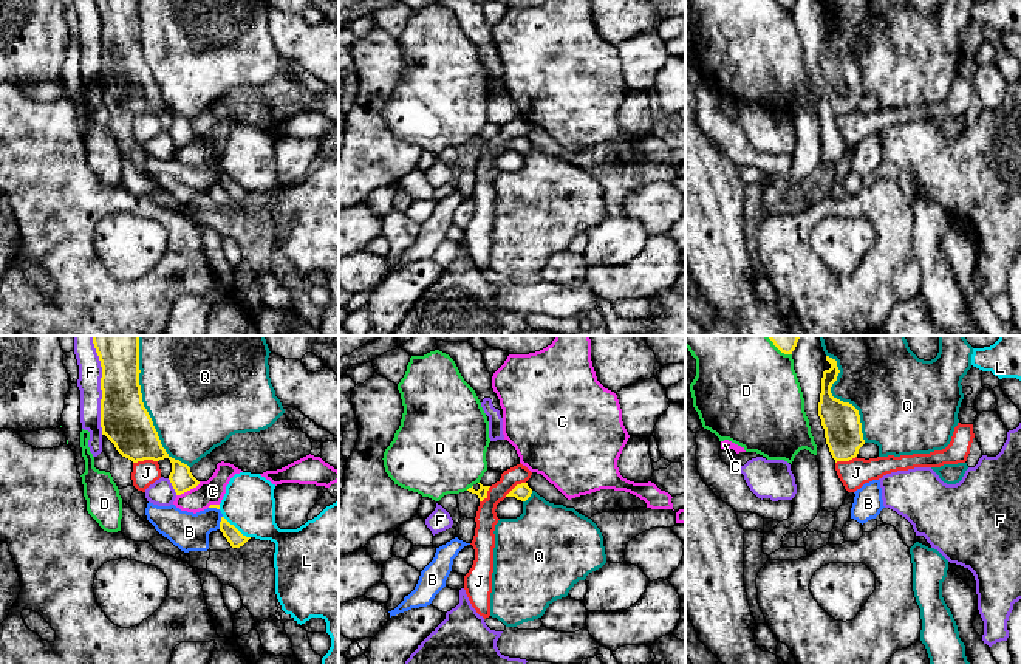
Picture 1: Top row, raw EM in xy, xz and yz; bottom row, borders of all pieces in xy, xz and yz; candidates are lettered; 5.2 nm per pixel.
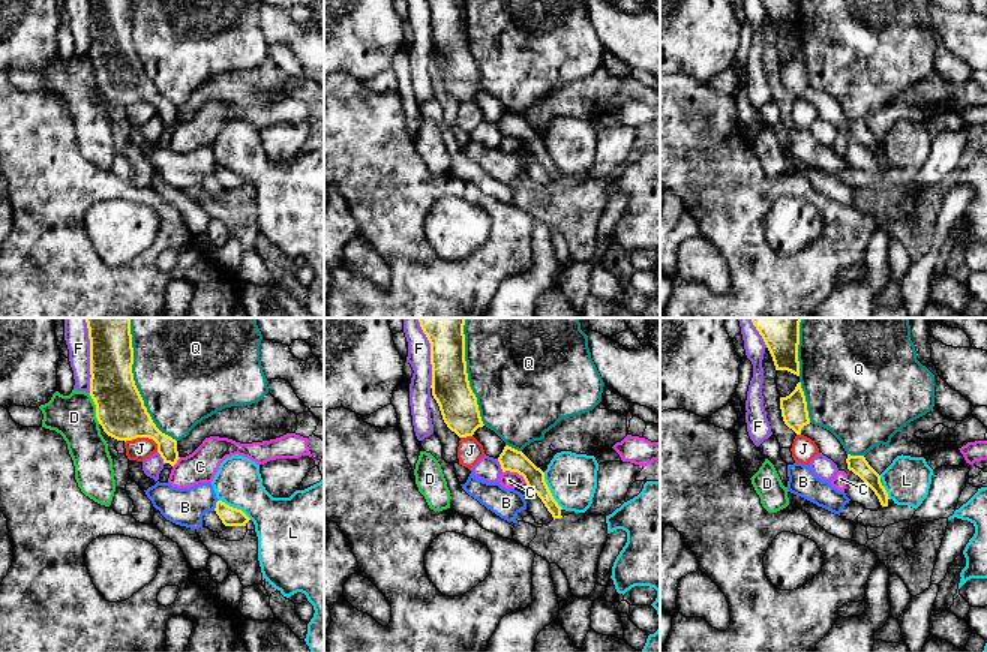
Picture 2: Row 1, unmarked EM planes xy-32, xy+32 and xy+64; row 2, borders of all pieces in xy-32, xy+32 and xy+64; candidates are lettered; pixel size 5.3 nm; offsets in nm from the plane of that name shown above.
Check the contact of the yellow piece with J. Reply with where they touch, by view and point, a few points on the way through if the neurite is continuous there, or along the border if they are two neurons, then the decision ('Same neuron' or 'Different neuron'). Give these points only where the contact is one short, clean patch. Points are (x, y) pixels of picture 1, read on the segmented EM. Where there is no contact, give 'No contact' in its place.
Touches yellow at xy (144, 458). Boundary: xy (157, 460), (138, 460), (133, 463). Different neuron

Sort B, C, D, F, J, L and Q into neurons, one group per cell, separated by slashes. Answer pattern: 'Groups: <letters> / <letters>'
Groups: B / C / D / F / J / L / Q

